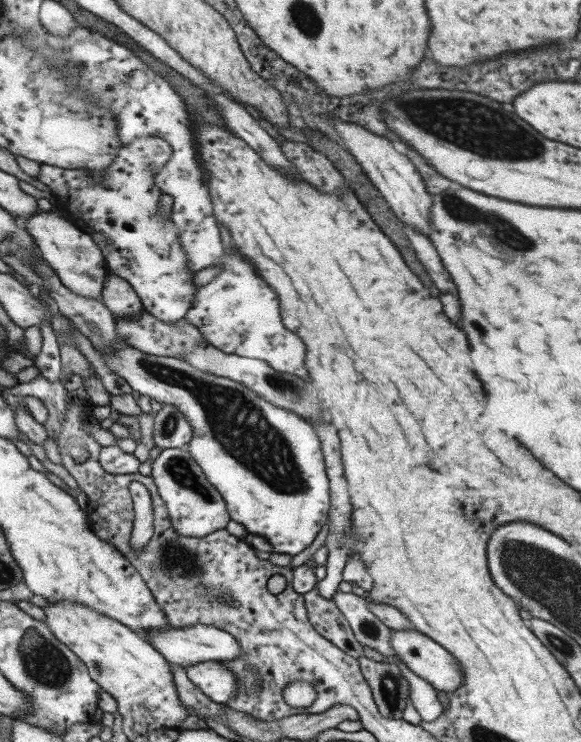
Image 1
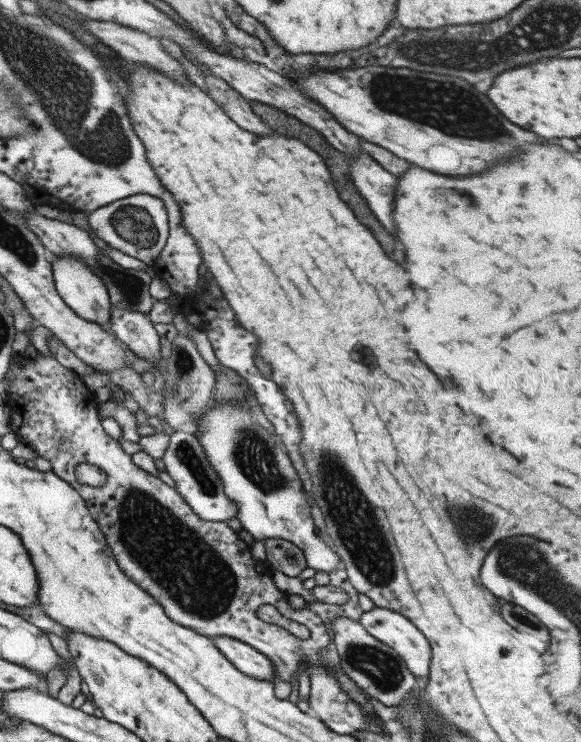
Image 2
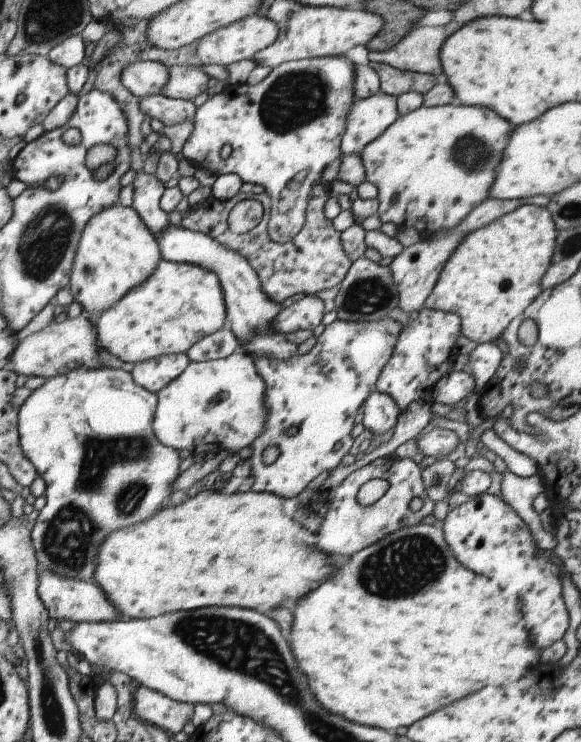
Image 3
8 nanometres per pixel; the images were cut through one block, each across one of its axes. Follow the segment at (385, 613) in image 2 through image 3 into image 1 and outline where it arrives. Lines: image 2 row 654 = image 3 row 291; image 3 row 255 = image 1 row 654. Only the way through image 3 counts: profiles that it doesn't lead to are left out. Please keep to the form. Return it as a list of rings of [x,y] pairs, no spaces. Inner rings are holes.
[[[391,630],[391,646],[393,650],[399,654],[399,658],[403,660],[403,664],[419,674],[421,678],[425,678],[435,690],[441,692],[457,692],[457,688],[463,686],[465,680],[465,672],[461,668],[461,664],[455,660],[455,656],[451,652],[447,652],[441,644],[433,642],[429,636],[421,634],[421,632],[399,632],[399,630]]]

